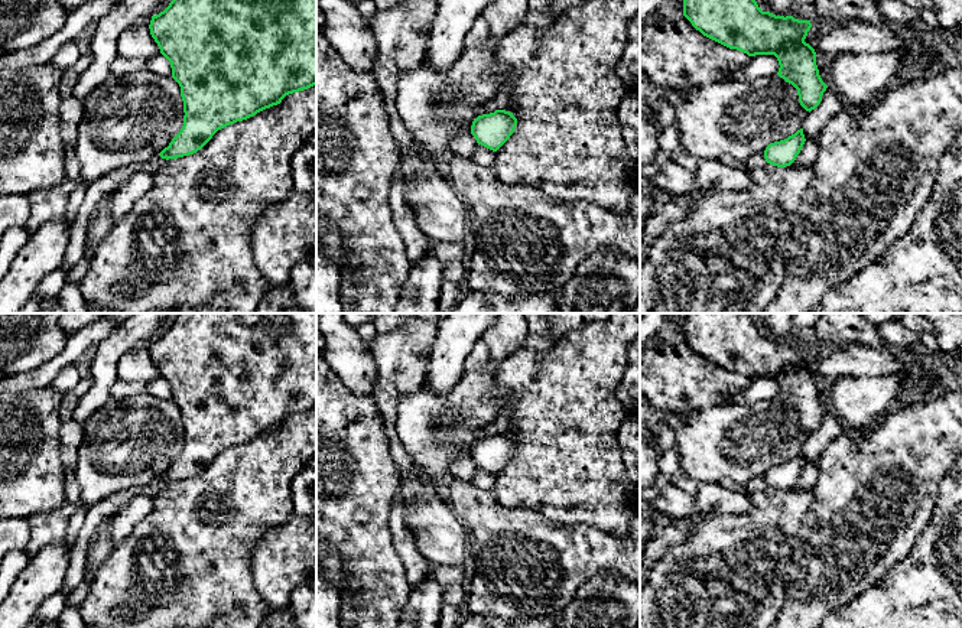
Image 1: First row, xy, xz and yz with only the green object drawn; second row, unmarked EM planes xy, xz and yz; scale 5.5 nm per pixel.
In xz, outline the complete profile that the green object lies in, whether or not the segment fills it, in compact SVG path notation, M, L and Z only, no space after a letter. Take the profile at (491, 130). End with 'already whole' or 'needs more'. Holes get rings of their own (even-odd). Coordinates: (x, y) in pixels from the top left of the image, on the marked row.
M495 110L490 114L478 115L471 126L471 134L477 143L497 152L514 133L517 118L506 110Z; already whole

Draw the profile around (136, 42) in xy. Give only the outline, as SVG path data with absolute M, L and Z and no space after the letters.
M131 26L124 30L117 43L118 56L123 59L152 59L160 49L150 35L149 26Z

